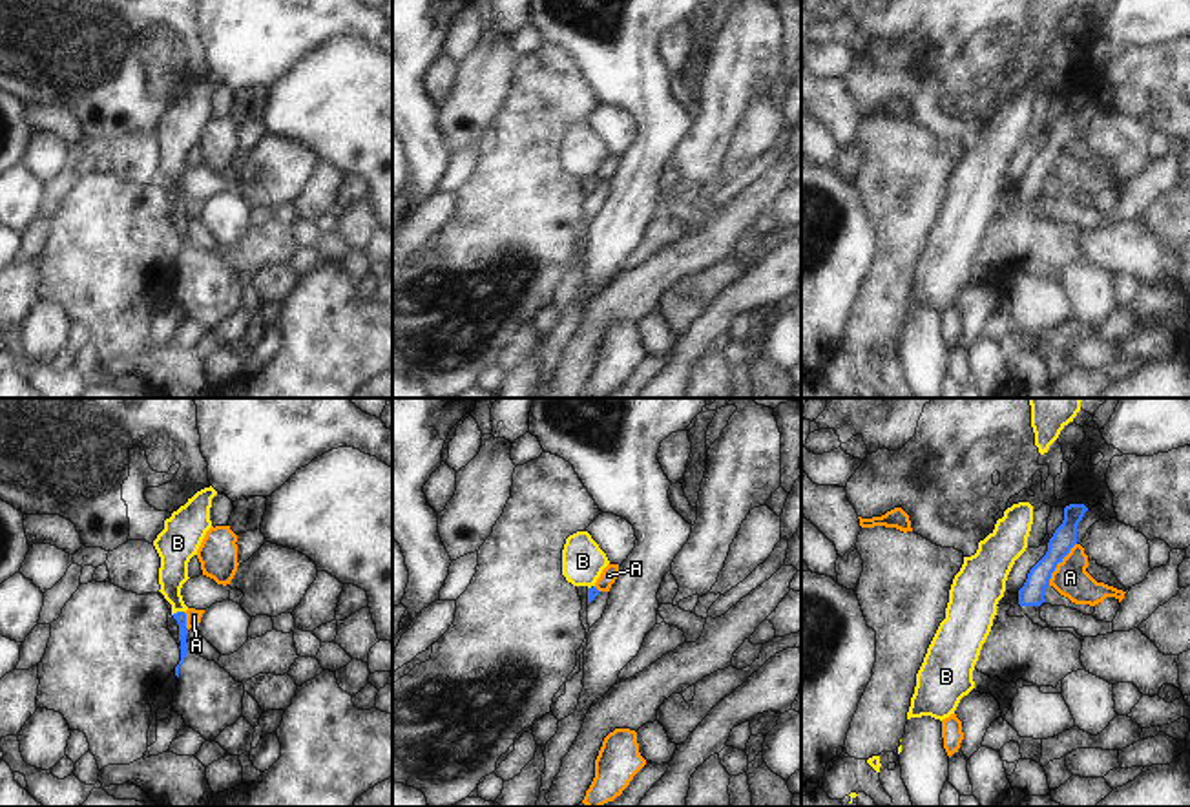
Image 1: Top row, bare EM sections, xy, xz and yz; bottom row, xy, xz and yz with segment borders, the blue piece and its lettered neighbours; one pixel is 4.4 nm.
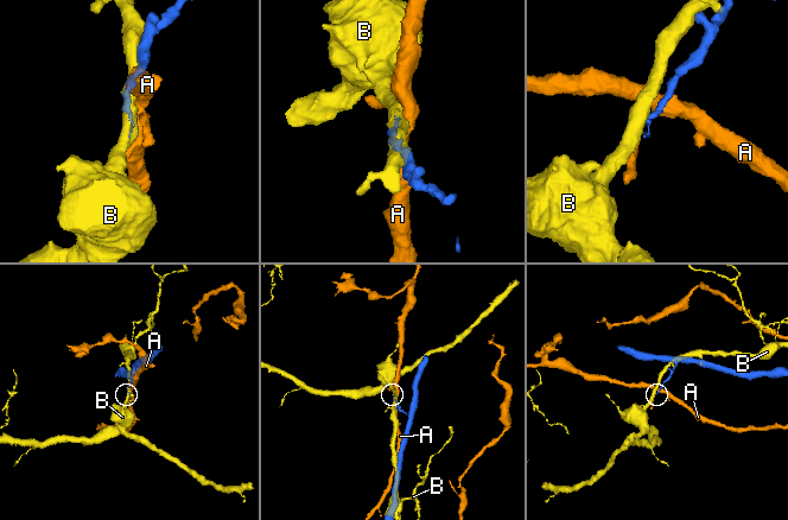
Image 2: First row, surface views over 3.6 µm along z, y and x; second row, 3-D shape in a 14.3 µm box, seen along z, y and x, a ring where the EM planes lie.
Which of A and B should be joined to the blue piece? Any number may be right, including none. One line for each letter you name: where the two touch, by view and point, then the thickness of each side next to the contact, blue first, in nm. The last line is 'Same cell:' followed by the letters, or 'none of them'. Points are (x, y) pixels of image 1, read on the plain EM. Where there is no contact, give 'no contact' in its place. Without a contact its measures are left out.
Same cell: none of them

